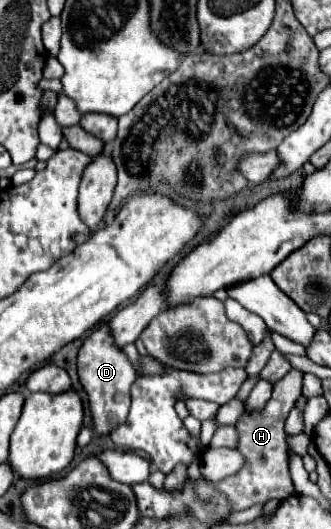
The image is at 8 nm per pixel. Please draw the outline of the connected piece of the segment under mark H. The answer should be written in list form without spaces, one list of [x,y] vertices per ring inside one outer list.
[[[291,369],[279,383],[273,385],[273,397],[269,399],[267,407],[259,413],[243,413],[243,417],[237,421],[237,431],[239,431],[239,451],[245,455],[247,463],[245,467],[219,481],[217,489],[223,491],[233,509],[241,511],[247,509],[251,505],[257,503],[267,503],[269,499],[277,499],[283,501],[291,495],[295,495],[295,485],[293,479],[289,475],[289,467],[287,467],[287,443],[285,443],[285,419],[289,415],[289,411],[293,409],[295,401],[301,397],[301,389],[303,389],[303,373],[297,369]]]

